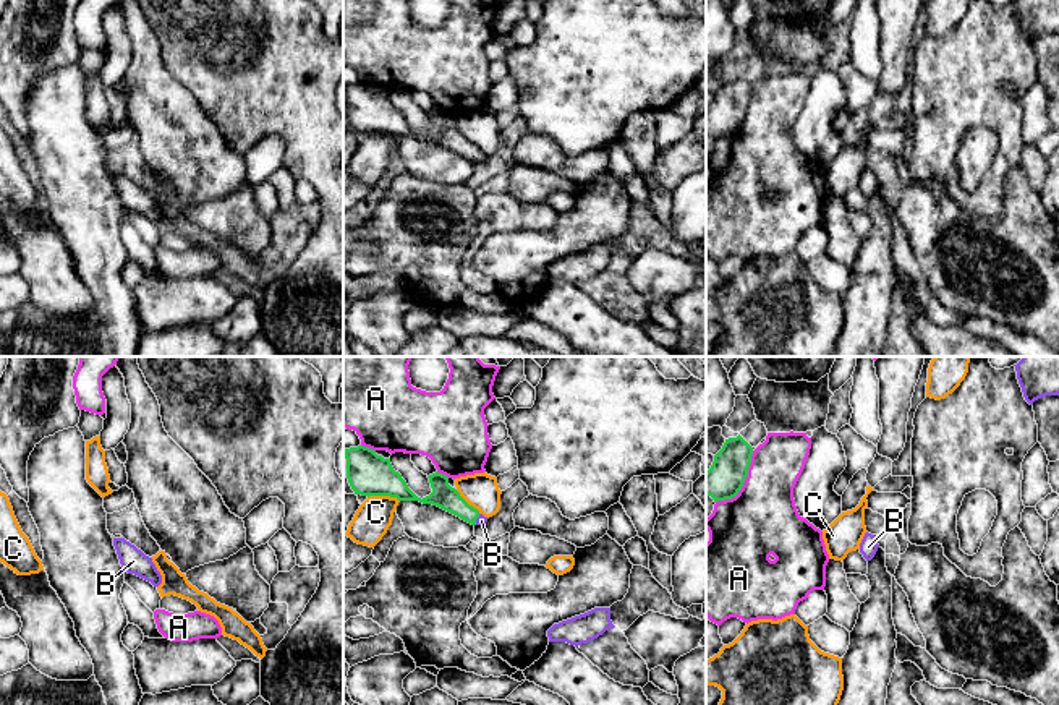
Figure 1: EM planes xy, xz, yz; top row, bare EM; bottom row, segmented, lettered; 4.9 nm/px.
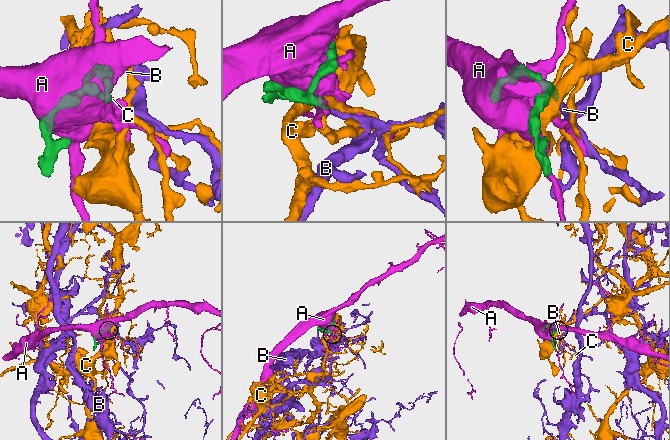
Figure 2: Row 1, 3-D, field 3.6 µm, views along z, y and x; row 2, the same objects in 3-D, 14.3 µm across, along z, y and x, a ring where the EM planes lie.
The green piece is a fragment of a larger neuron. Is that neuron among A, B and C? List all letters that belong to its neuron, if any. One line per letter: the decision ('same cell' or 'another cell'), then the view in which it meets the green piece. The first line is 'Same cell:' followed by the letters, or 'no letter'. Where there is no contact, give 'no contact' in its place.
Same cell: B
A: another cell; meets green in yz
B: same cell; meets green in xz
C: another cell; meets green in xz

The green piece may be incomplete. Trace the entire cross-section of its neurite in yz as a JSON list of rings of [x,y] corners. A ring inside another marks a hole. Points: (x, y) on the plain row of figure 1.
[[[740,71],[725,76],[706,109],[706,133],[714,139],[735,135],[748,113],[751,92],[753,84]]]

